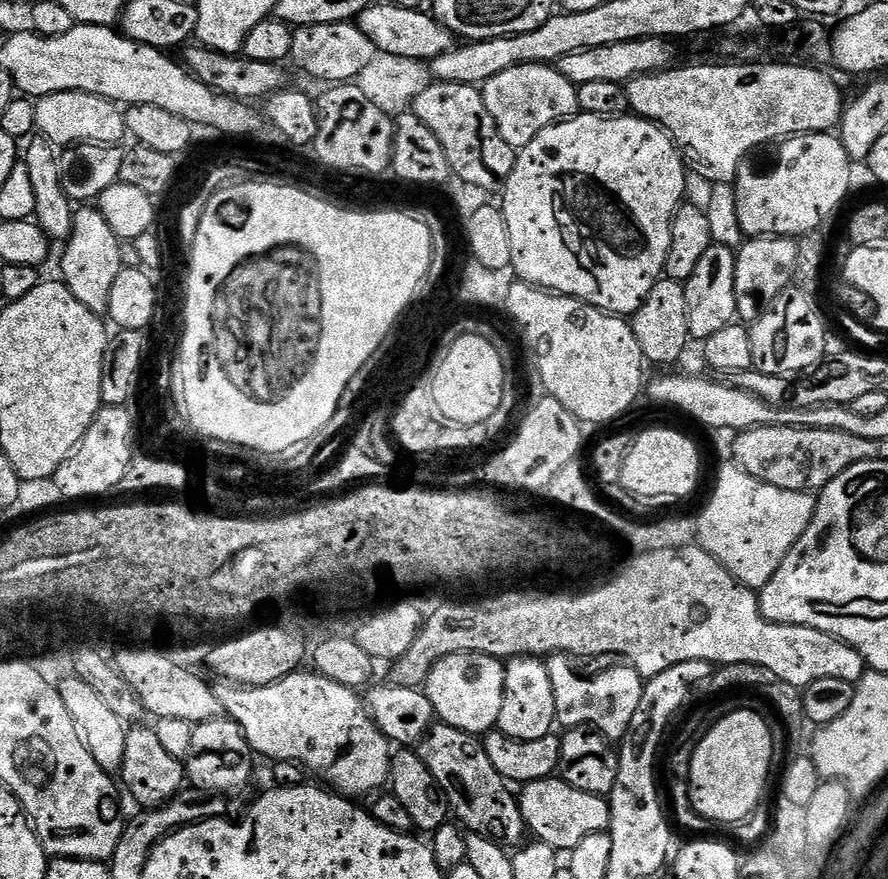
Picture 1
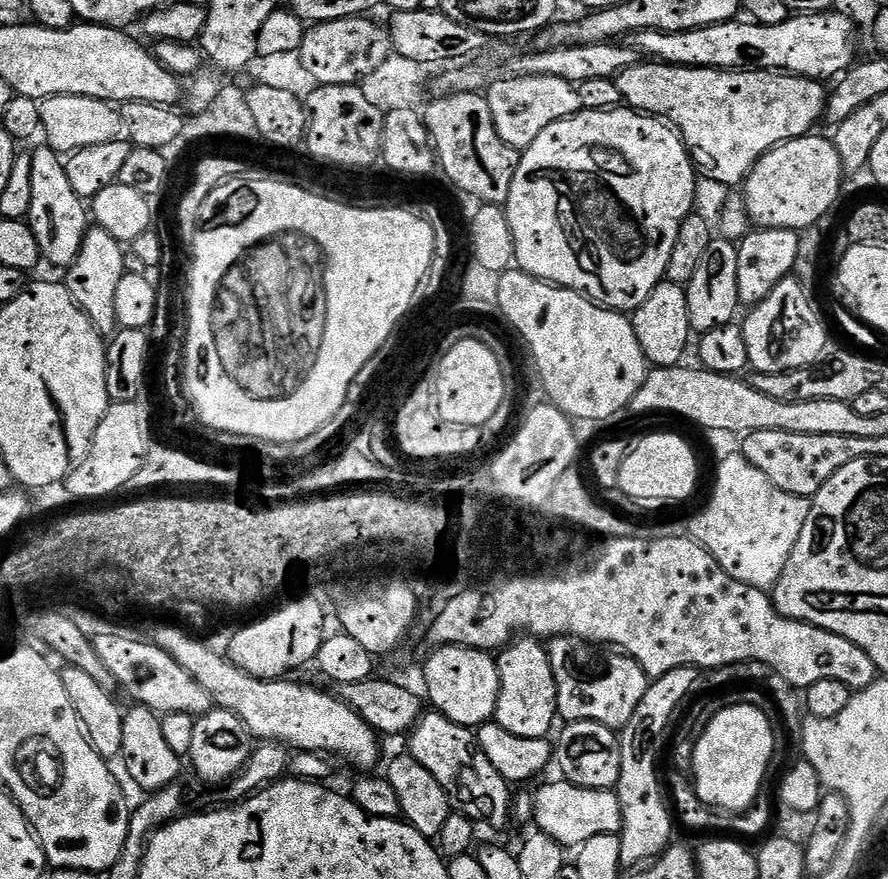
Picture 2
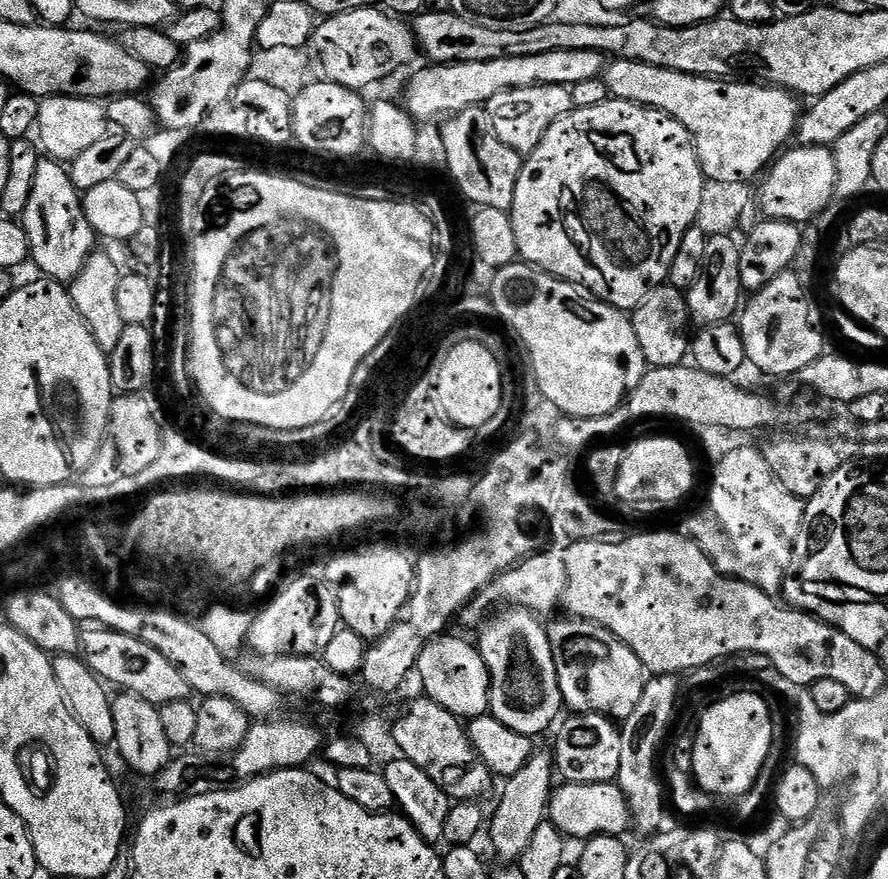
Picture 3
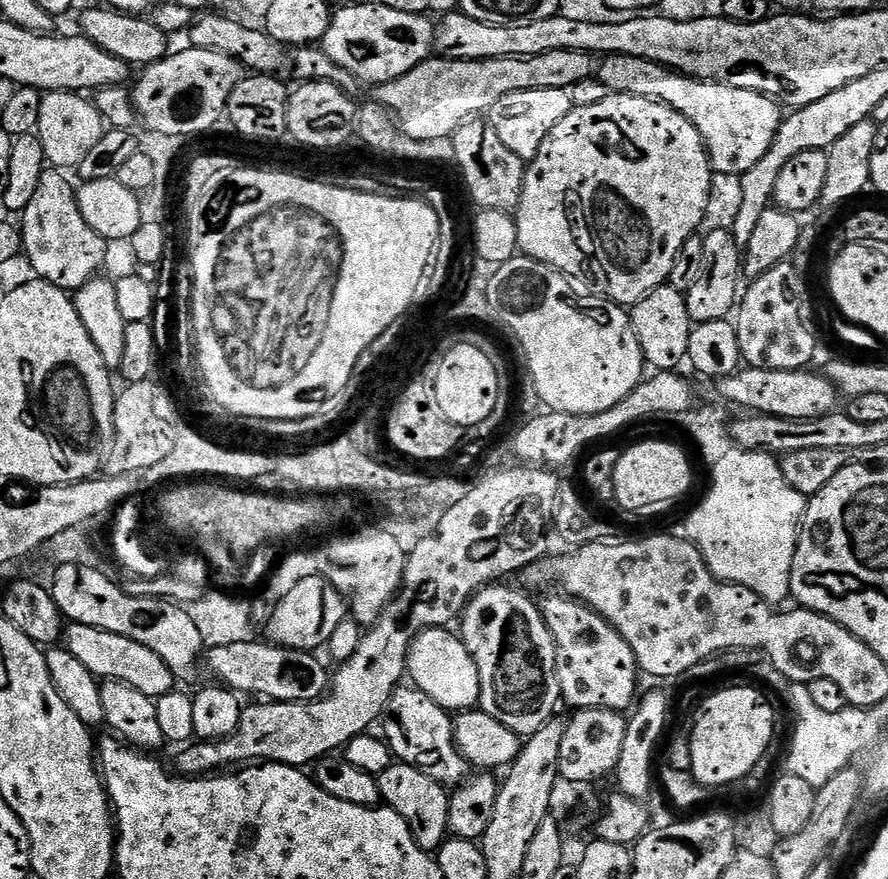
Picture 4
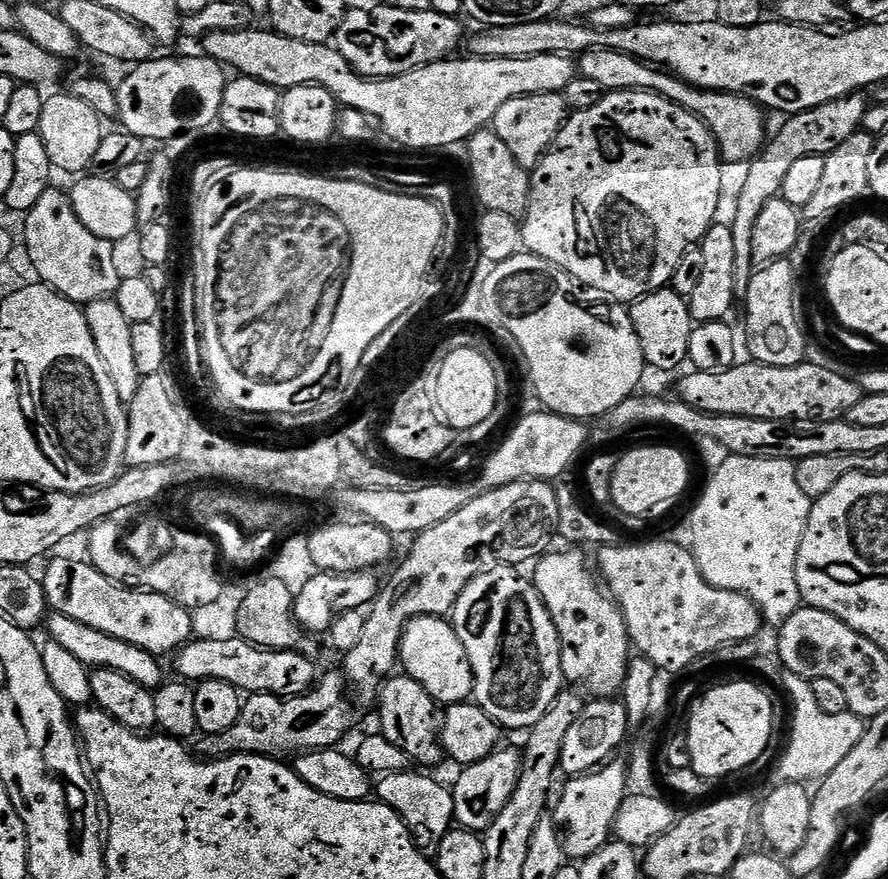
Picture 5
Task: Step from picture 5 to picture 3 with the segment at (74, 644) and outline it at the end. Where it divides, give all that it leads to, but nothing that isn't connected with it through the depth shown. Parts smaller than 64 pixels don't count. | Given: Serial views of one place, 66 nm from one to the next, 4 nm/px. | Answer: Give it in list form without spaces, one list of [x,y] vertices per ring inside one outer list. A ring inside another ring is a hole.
[[[88,626],[80,633],[80,652],[88,669],[95,672],[101,681],[117,684],[120,690],[146,698],[146,702],[159,706],[185,699],[186,685],[174,662],[162,658],[154,646],[138,642],[138,638],[130,638],[112,628]]]

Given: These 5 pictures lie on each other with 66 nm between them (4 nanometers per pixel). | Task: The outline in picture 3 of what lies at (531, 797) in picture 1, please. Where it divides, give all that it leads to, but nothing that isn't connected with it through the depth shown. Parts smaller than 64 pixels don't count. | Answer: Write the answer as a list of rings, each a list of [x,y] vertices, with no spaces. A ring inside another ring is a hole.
[[[561,783],[553,791],[548,802],[550,822],[565,838],[572,836],[579,842],[587,842],[593,836],[623,837],[624,831],[634,824],[634,817],[628,809],[626,798],[622,794],[619,783],[610,784],[570,784]]]

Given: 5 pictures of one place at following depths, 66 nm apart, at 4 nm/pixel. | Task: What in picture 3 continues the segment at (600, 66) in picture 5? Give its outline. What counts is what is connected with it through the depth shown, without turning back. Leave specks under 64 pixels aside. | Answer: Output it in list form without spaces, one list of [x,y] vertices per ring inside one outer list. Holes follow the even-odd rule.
[[[613,59],[607,65],[602,78],[608,84],[608,91],[615,99],[634,102],[647,108],[657,108],[667,116],[673,116],[678,122],[682,122],[682,126],[686,126],[686,130],[692,135],[692,141],[696,143],[696,153],[700,159],[700,169],[704,172],[705,181],[752,182],[760,171],[761,175],[775,161],[781,149],[789,143],[787,140],[793,139],[796,125],[799,124],[802,115],[802,107],[800,108],[799,104],[801,101],[793,93],[786,88],[769,86],[763,82],[691,76],[669,68],[650,66],[646,62],[617,59]]]

